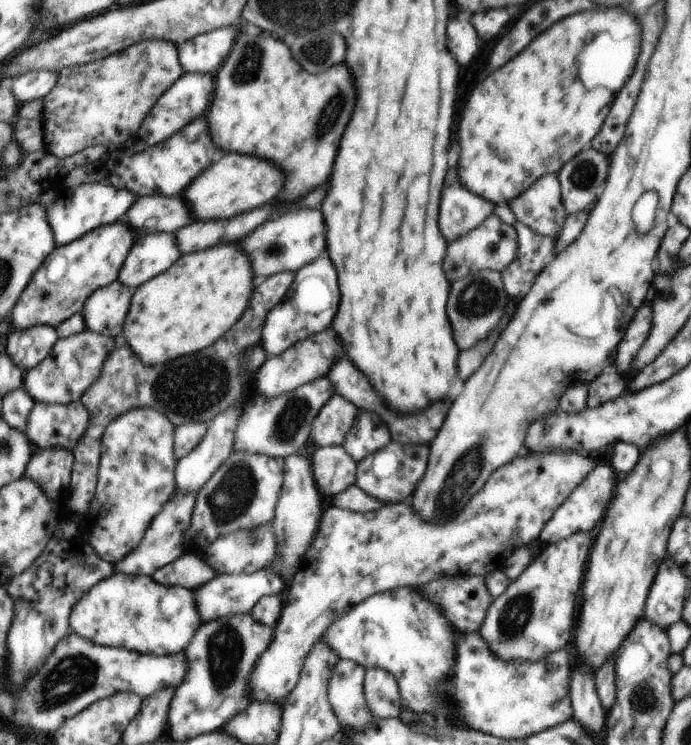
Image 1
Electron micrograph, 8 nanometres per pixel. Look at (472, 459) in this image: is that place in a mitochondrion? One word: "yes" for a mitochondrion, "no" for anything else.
yes

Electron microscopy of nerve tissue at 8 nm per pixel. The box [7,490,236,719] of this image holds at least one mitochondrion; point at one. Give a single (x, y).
(64, 684)

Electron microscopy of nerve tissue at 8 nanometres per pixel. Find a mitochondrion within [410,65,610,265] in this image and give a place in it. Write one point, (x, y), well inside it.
(587, 172)

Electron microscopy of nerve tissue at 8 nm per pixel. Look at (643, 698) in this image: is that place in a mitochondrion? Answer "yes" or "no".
yes

